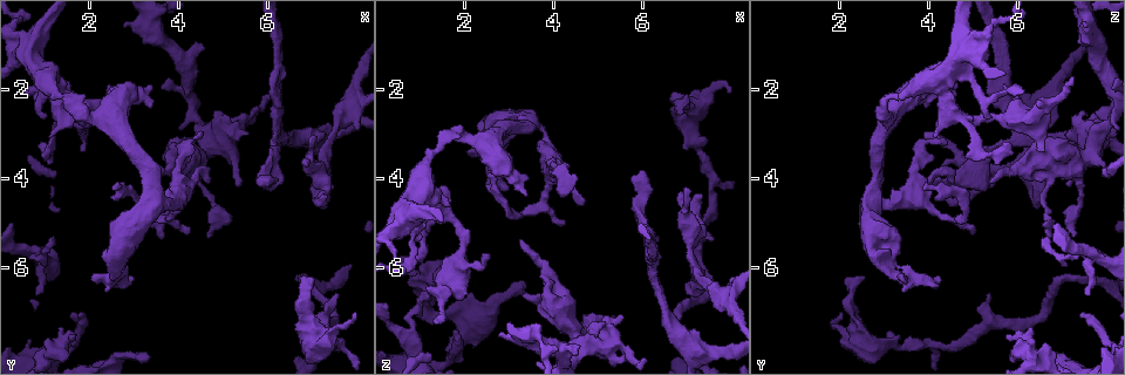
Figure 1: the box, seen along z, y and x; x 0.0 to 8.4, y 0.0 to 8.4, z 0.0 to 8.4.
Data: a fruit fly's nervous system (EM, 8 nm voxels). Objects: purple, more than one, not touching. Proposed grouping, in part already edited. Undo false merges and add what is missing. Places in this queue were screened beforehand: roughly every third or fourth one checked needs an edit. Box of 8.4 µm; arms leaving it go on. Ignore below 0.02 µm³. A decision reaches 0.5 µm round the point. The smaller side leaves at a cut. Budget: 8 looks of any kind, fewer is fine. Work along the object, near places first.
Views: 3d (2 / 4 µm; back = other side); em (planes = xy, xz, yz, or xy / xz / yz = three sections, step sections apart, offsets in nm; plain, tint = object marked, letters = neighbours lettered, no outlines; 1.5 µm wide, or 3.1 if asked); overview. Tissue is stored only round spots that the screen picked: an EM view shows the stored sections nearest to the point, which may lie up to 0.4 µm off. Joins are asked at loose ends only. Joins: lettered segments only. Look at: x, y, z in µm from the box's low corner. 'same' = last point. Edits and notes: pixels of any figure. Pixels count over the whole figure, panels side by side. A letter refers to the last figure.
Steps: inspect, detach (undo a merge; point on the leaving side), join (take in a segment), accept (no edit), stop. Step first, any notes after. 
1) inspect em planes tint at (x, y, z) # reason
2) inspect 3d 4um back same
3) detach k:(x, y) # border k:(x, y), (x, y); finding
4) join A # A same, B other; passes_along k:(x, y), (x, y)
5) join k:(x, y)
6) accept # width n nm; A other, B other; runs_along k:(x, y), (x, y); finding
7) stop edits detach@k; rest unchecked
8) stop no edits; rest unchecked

inspect em xz step 8 tint at (6.70, 3.05, 7.45) # sudden change in width

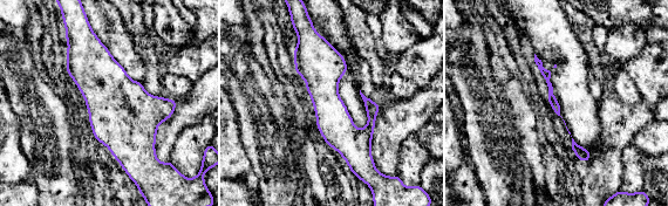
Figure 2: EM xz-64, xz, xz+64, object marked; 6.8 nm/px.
inspect em xz step 8 letters same # what lies round it

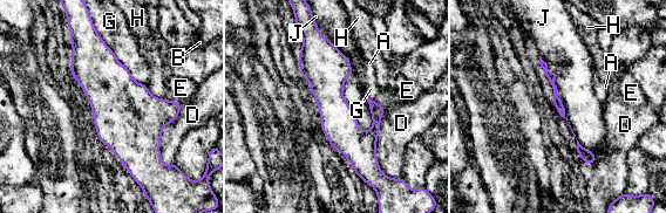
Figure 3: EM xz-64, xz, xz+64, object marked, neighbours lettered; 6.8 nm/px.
accept # A other, B other, D other, E other, G other, H other, J other; runs_along 3:(321, 42), (330, 101), (359, 166); all the same neuron

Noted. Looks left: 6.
inspect em planes letters at (4.25, 5.10, 5.05) # thin end

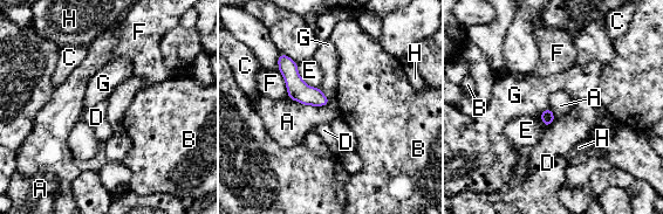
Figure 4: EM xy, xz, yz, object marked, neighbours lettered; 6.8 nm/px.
accept # A other, B other, C other, D other, E other, F other, G other, H other; runs_along 4:(282, 57), (292, 78), (323, 102); no lettered segment goes on from it

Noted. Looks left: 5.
inspect em yz step 4 tint at (1.30, 2.15, 3.45) # sudden change in width

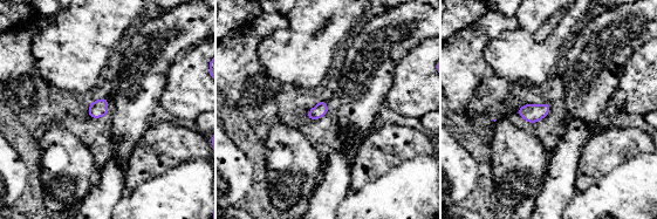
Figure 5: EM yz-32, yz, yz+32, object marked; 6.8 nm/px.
inspect em planes tint same

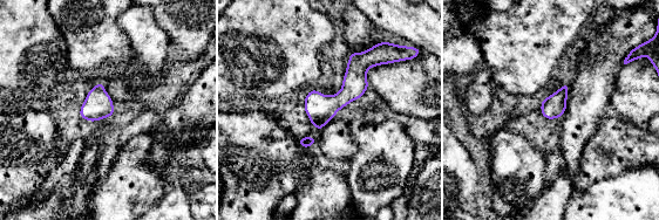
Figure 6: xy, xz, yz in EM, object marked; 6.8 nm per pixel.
inspect em planes letters same # see the neighbours

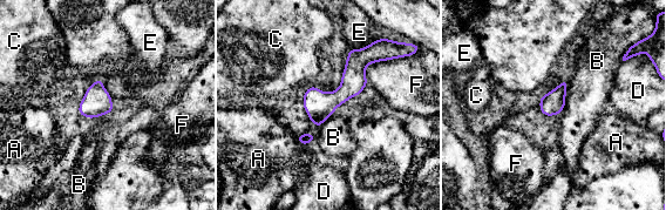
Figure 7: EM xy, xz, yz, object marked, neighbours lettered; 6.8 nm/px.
accept # A other, B other, C other, D other, E other, F other; border 7:(568, 80), (564, 108), (558, 115); all the same neuron

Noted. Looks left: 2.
stop no edits; rest unchecked

